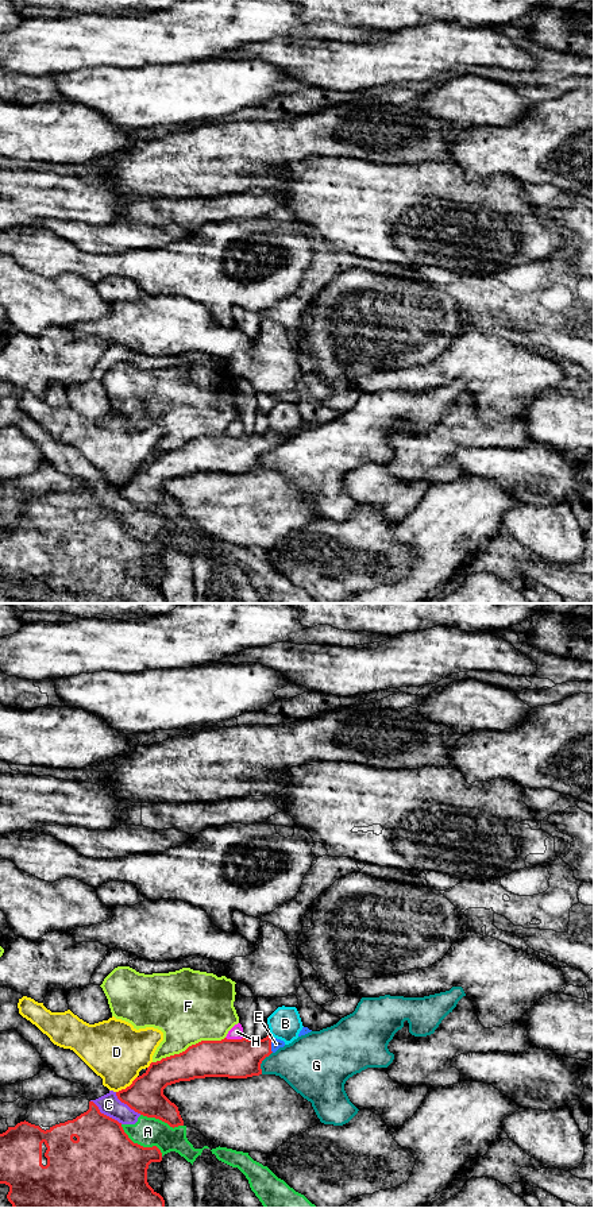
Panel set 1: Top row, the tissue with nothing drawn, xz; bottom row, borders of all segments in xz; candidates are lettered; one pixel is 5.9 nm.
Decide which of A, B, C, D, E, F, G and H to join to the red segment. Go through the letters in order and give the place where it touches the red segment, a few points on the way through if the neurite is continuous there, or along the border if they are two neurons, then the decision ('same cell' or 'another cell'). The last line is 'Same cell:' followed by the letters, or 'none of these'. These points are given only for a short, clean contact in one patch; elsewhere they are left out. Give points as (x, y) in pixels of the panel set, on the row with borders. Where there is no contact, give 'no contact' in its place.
A: xz (139, 1145) | along xz (120, 1124), (134, 1142), (143, 1146), (155, 1146), (162, 1156) | another cell
B: no contact | another cell
C: xz (105, 1115) | another cell
D: xz (127, 1087) | another cell
E: xz (270, 1045) | same cell
F: xz (189, 1046) | another cell
G: xz (261, 1062) | another cell
H: xz (234, 1039) | along xz (243, 1035), (240, 1038), (226, 1038) | another cell
Same cell: E

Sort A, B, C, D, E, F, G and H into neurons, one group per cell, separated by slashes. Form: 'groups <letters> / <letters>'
groups A C / B / D / E / F / G / H

